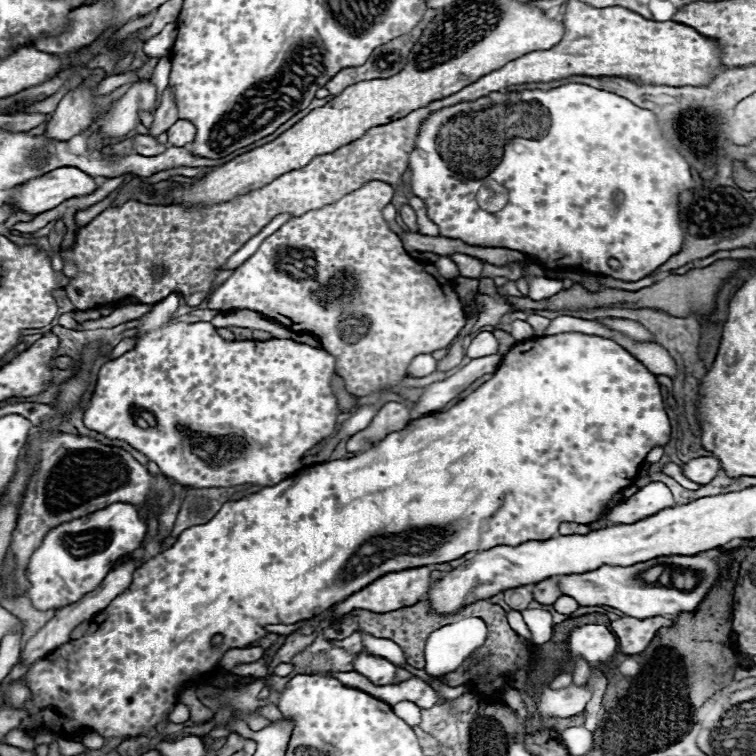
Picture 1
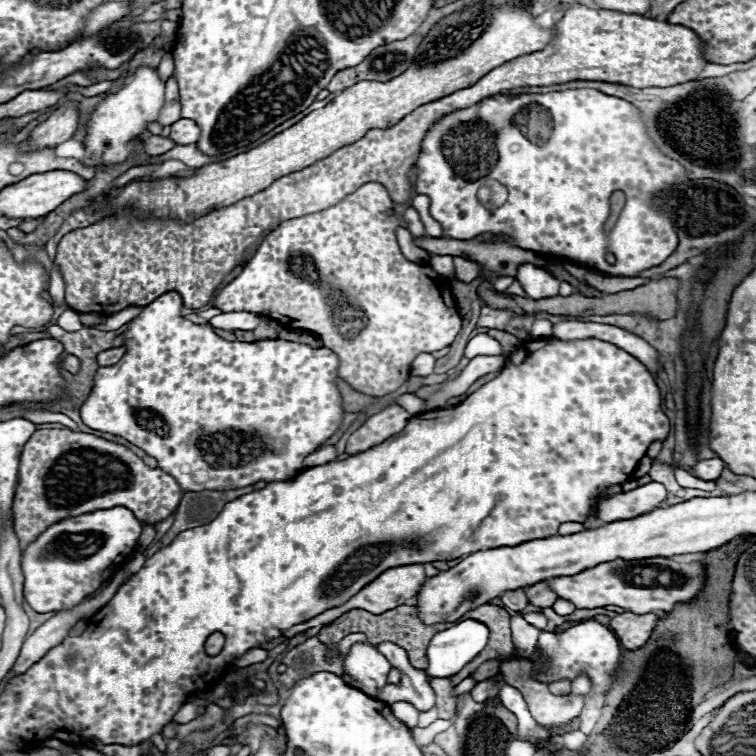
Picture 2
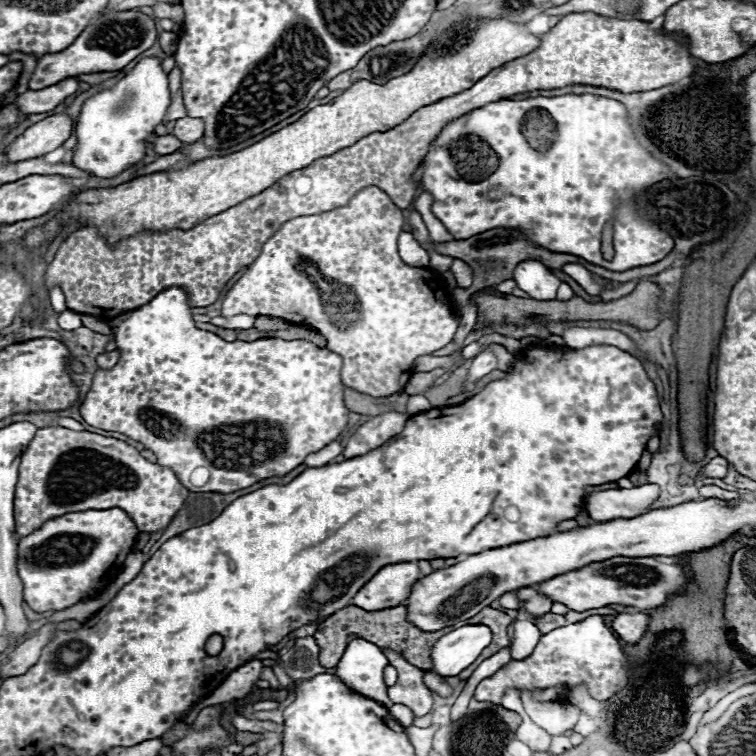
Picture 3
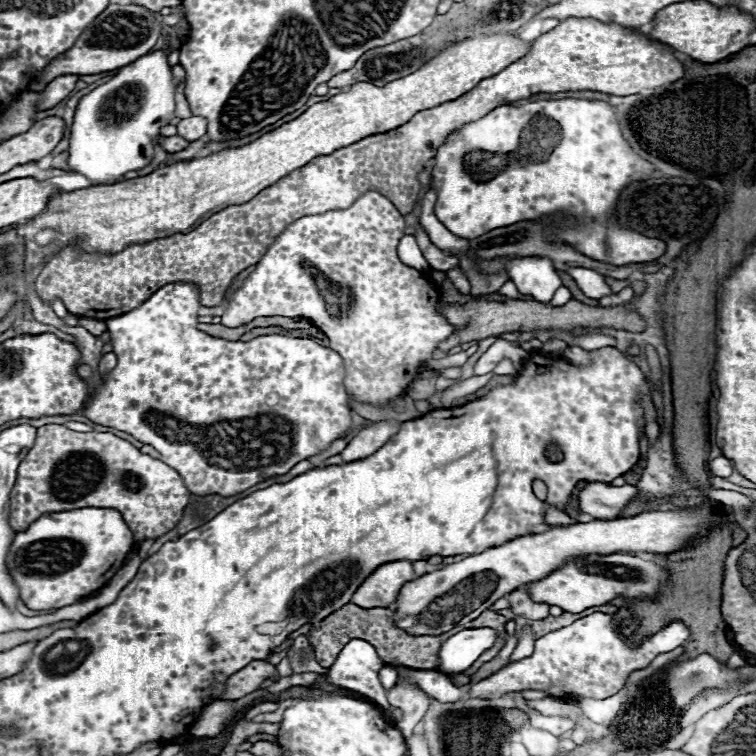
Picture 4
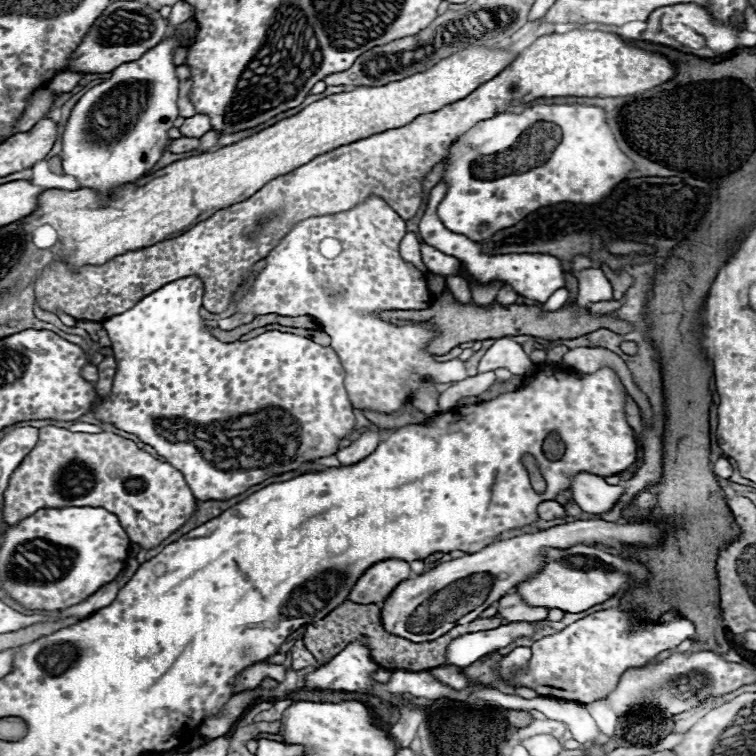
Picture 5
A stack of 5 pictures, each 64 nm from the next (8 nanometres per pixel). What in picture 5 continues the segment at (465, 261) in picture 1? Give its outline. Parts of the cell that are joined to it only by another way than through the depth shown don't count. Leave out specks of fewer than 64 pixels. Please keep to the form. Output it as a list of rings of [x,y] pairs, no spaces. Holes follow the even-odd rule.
[[[448,276],[448,278],[446,278],[446,284],[448,284],[448,288],[452,290],[452,294],[456,296],[456,300],[460,300],[462,304],[470,304],[470,302],[472,302],[468,282],[466,282],[462,276]]]

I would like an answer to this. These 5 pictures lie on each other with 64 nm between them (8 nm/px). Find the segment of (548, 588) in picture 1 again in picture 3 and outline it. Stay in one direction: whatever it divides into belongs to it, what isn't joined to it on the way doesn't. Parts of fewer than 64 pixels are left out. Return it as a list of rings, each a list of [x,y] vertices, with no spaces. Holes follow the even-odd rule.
[[[532,586],[520,588],[518,590],[518,598],[522,600],[522,608],[526,612],[530,612],[534,618],[544,616],[552,608],[552,600],[548,596],[544,596],[544,594],[540,594],[538,588],[532,588]]]

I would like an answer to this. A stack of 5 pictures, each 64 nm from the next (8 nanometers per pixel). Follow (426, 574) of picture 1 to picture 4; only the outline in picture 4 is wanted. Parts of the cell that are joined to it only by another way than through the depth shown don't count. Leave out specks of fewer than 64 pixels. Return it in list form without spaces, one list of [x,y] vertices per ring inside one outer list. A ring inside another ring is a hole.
[[[406,560],[382,564],[356,590],[356,594],[352,596],[352,602],[365,609],[388,608],[398,600],[402,586],[414,578],[416,578],[414,568]]]

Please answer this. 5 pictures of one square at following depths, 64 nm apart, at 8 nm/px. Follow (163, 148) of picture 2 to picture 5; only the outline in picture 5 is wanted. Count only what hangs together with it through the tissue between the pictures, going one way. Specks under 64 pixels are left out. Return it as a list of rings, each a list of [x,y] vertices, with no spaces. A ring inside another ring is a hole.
[[[178,138],[178,140],[172,140],[166,146],[166,150],[174,152],[174,154],[182,154],[182,152],[188,152],[188,150],[192,150],[196,146],[198,146],[198,140],[196,138]]]

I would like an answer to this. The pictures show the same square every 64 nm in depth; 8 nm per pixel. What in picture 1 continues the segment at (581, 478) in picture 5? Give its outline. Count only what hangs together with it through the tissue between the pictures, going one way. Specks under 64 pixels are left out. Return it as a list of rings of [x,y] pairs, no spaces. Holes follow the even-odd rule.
[[[650,482],[648,486],[640,488],[634,496],[628,500],[616,504],[606,512],[606,518],[614,524],[634,524],[642,518],[654,516],[656,512],[664,508],[674,508],[674,496],[672,492],[660,484],[660,482]]]

